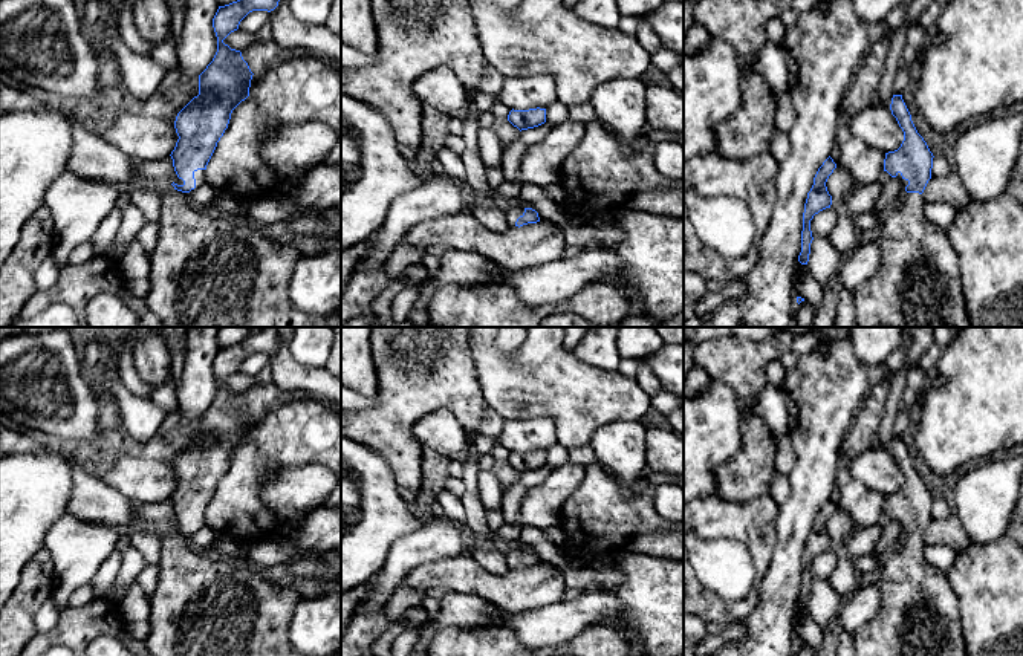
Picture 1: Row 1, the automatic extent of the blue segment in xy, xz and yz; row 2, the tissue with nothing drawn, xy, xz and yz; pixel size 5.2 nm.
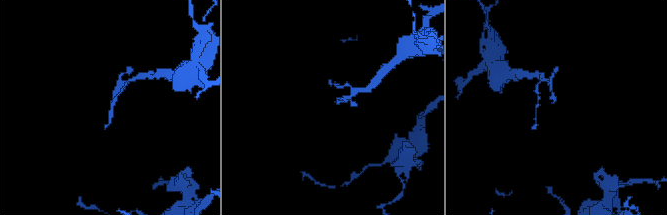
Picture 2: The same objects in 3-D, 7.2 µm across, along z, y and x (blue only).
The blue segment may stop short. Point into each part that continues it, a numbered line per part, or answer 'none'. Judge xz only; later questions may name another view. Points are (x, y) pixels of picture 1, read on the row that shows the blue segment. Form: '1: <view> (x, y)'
1: xz (514, 210)

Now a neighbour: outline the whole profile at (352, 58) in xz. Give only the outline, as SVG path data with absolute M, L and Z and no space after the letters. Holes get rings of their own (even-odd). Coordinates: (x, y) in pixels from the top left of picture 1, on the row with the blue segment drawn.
M341 43L341 66L347 69L362 69L375 63L375 55L367 55L355 47Z

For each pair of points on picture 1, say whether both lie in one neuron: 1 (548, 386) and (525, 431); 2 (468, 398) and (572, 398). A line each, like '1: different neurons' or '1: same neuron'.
1: different neurons
2: different neurons

